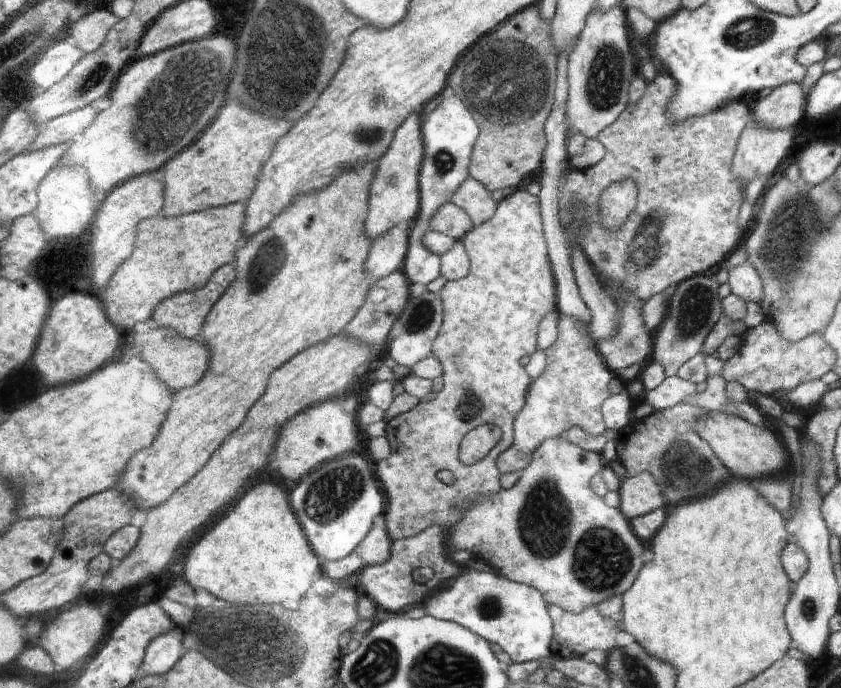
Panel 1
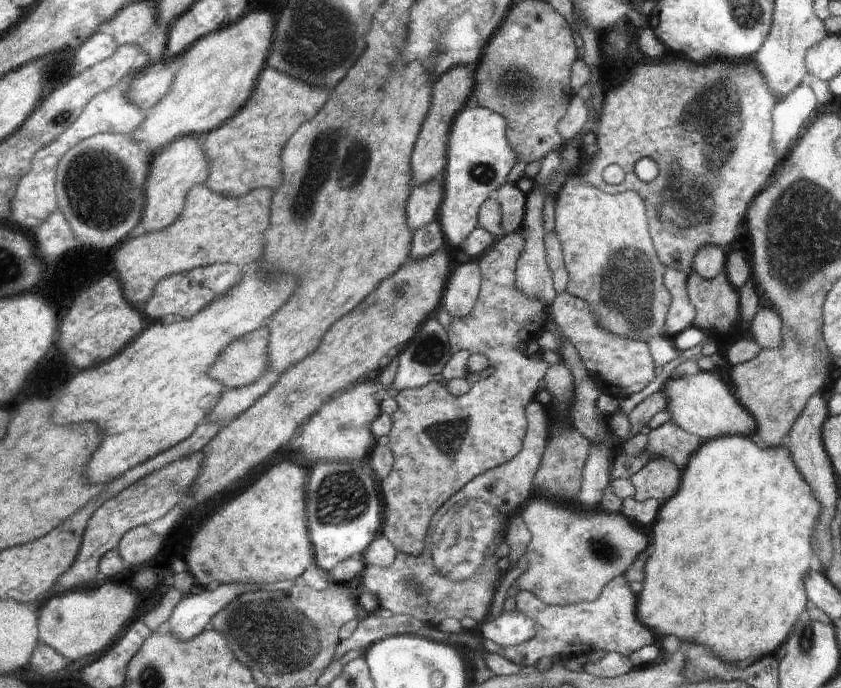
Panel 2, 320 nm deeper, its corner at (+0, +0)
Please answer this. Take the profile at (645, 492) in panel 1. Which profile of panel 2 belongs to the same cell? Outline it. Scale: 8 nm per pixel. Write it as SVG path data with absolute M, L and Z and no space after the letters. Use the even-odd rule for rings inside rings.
M651 459L629 480L635 489L634 499L639 501L655 499L663 504L679 493L682 471L670 459Z

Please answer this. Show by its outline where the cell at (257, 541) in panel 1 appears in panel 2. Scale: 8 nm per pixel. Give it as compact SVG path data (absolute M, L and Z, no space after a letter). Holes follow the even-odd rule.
M278 462L246 492L236 496L234 502L224 506L192 541L190 568L197 582L210 586L214 582L272 584L278 580L296 580L312 564L304 514L306 480L306 468L294 462Z

